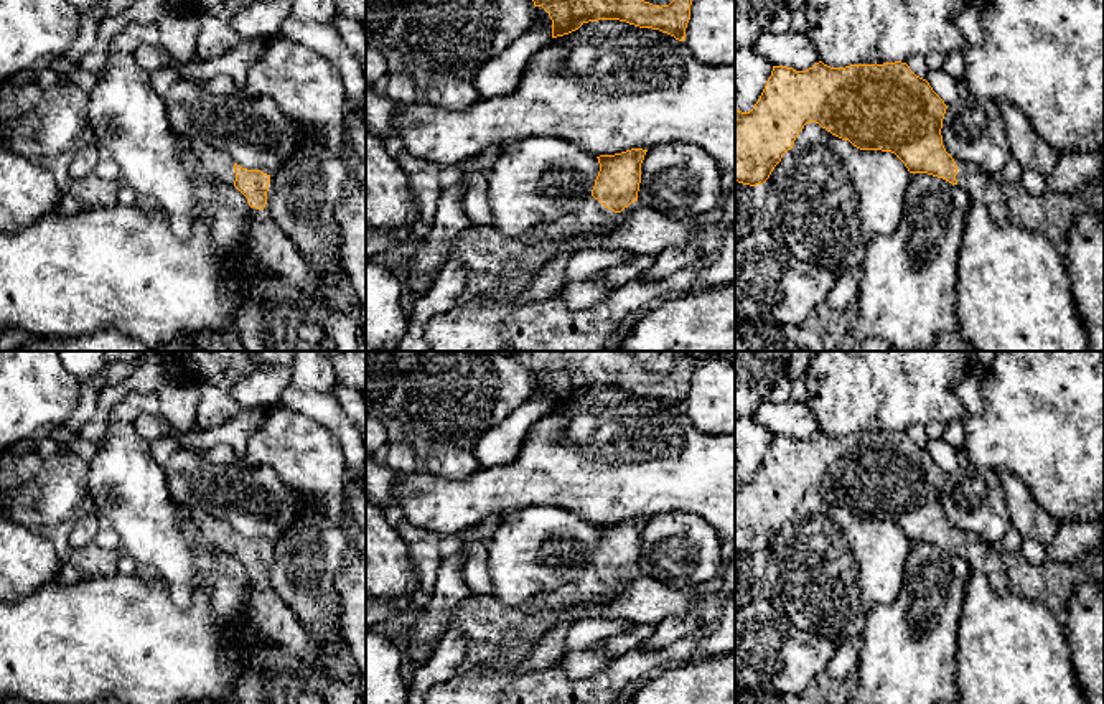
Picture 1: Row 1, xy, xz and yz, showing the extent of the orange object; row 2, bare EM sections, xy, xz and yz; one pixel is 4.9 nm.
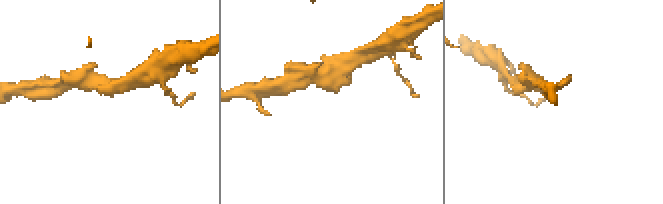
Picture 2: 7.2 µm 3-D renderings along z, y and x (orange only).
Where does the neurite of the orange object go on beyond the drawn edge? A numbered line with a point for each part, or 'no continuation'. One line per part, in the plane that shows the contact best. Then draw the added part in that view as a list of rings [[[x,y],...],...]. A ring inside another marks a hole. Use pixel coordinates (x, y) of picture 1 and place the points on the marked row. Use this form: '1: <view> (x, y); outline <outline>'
1: xz (590, 216); outline [[[592,195],[582,199],[577,209],[564,218],[532,228],[522,239],[527,252],[560,247],[565,239],[583,232],[610,231],[623,223],[623,214],[605,208]]]

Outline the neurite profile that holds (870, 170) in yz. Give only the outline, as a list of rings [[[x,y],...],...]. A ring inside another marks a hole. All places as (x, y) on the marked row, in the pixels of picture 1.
[[[809,122],[765,181],[763,214],[796,259],[837,274],[845,269],[858,270],[872,237],[896,231],[910,176],[895,153],[860,150]]]

